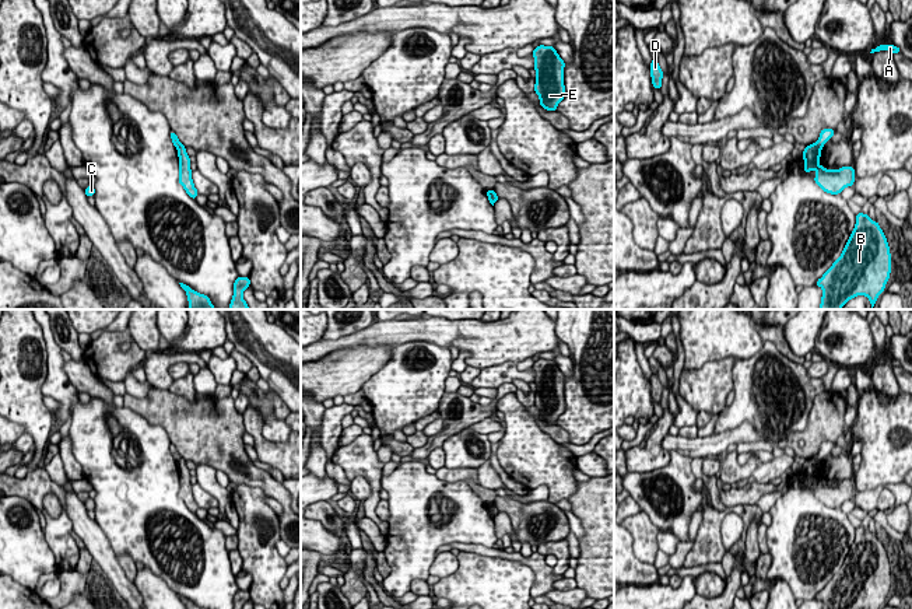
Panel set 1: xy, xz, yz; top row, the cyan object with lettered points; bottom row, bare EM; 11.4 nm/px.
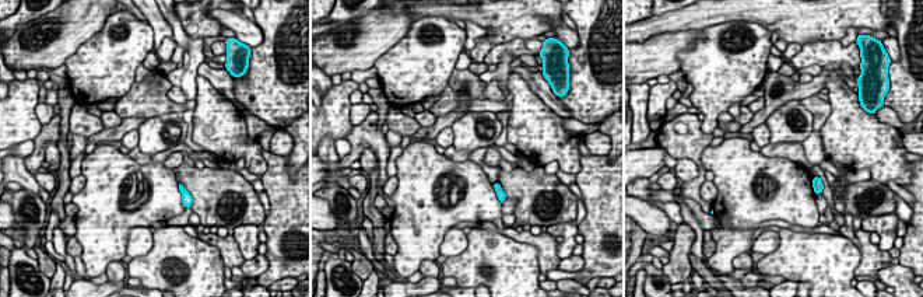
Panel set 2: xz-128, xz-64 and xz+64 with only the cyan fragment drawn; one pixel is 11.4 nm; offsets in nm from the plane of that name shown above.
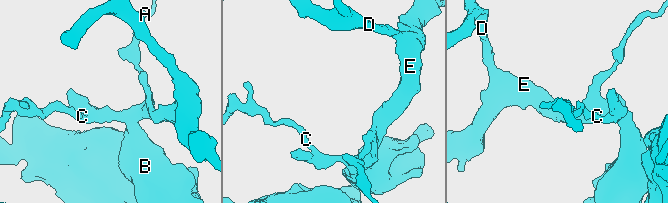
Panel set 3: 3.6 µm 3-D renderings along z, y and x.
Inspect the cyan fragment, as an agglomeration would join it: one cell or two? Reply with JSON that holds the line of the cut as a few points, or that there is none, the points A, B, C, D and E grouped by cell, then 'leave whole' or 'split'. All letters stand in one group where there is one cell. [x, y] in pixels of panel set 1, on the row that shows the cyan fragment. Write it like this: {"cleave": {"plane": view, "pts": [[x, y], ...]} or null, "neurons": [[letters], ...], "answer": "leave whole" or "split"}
{"cleave": {"plane": "yz", "pts": [[814, 143], [821, 147]]}, "neurons": [["A"], ["B", "C", "D", "E"]], "answer": "split"}

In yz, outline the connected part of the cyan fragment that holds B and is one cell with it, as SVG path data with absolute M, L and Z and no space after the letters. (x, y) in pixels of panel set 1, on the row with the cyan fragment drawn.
M860 211L841 256L815 283L822 288L820 309L841 309L857 295L866 295L873 309L890 273L887 238L878 223Z

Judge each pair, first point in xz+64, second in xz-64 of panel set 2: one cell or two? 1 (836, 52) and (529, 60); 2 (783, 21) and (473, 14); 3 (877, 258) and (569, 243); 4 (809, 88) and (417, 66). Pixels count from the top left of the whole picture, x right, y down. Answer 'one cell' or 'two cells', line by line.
1: two cells
2: one cell
3: two cells
4: two cells

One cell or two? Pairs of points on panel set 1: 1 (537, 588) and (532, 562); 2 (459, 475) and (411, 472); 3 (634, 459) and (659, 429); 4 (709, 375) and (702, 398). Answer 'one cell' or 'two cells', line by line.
1: one cell
2: two cells
3: one cell
4: one cell

